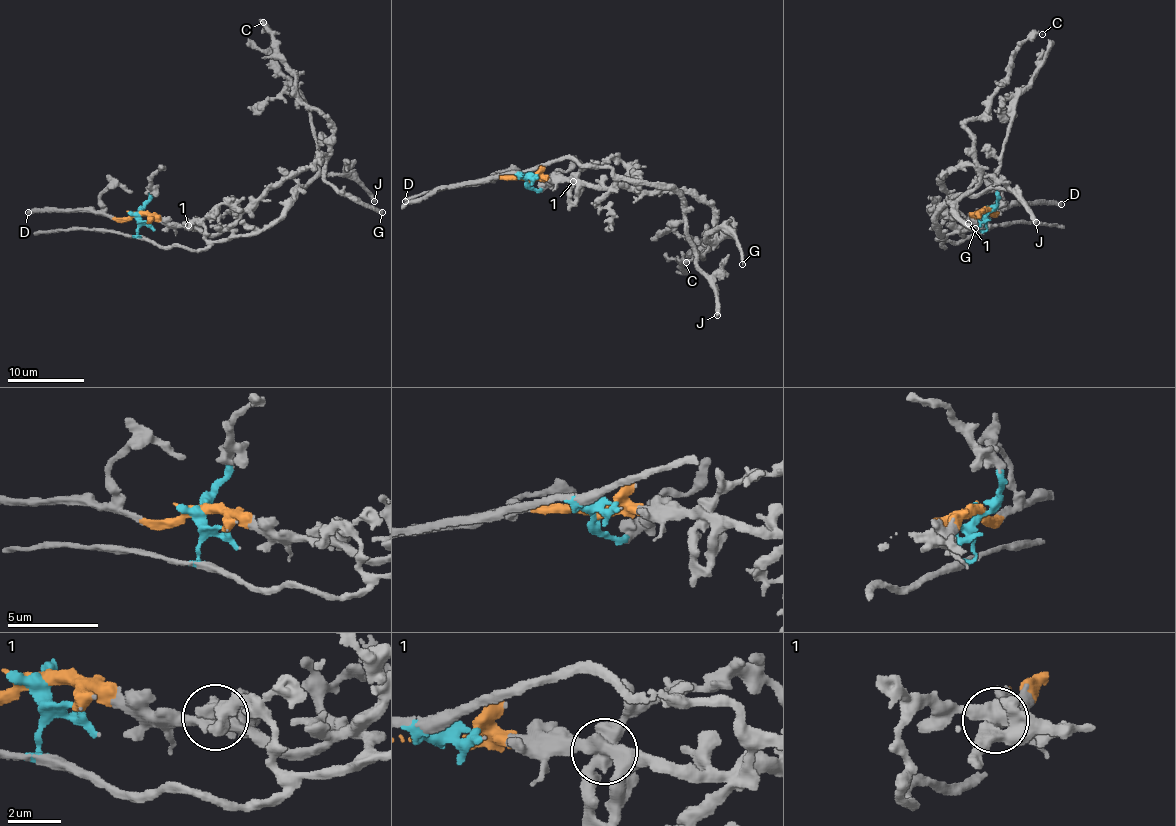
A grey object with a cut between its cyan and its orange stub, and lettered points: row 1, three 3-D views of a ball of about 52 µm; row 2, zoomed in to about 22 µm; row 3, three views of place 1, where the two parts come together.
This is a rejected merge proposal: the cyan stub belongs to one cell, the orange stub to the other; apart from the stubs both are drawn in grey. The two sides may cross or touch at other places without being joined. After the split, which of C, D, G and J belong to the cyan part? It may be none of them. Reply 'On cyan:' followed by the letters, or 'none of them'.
On cyan: J

